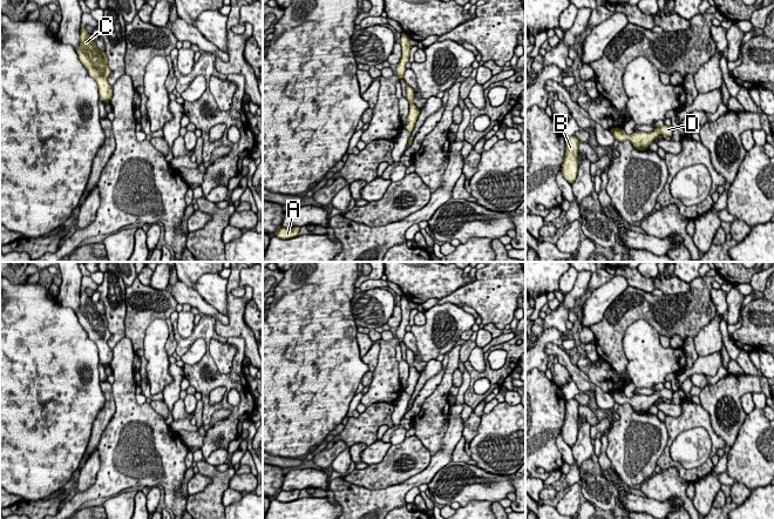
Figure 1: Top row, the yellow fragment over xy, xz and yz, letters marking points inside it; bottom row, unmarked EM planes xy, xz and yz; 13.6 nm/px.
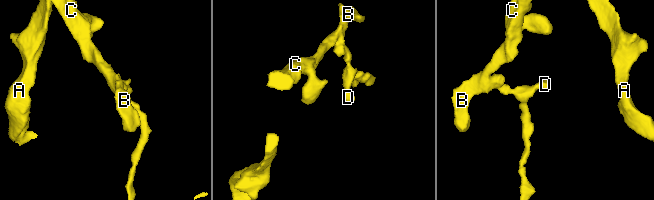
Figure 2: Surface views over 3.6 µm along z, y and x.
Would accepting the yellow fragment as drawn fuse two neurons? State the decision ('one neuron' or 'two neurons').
one neuron

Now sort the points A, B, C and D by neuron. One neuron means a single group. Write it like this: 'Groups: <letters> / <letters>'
Groups: A B C D

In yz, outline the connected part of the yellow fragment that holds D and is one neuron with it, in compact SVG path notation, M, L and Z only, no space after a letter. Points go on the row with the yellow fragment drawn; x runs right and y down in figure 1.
M661 126L659 128L656 128L653 132L634 132L631 135L627 135L624 129L619 128L612 128L610 130L615 139L619 142L623 142L625 140L629 140L634 148L639 150L646 150L649 146L654 142L654 140L659 135L664 135L665 137L672 136L673 128L672 126Z

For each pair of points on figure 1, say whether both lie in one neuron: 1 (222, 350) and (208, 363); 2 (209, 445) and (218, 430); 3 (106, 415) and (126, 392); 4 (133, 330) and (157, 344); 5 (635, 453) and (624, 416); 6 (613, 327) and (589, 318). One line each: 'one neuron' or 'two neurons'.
1: two neurons
2: one neuron
3: two neurons
4: two neurons
5: one neuron
6: two neurons

